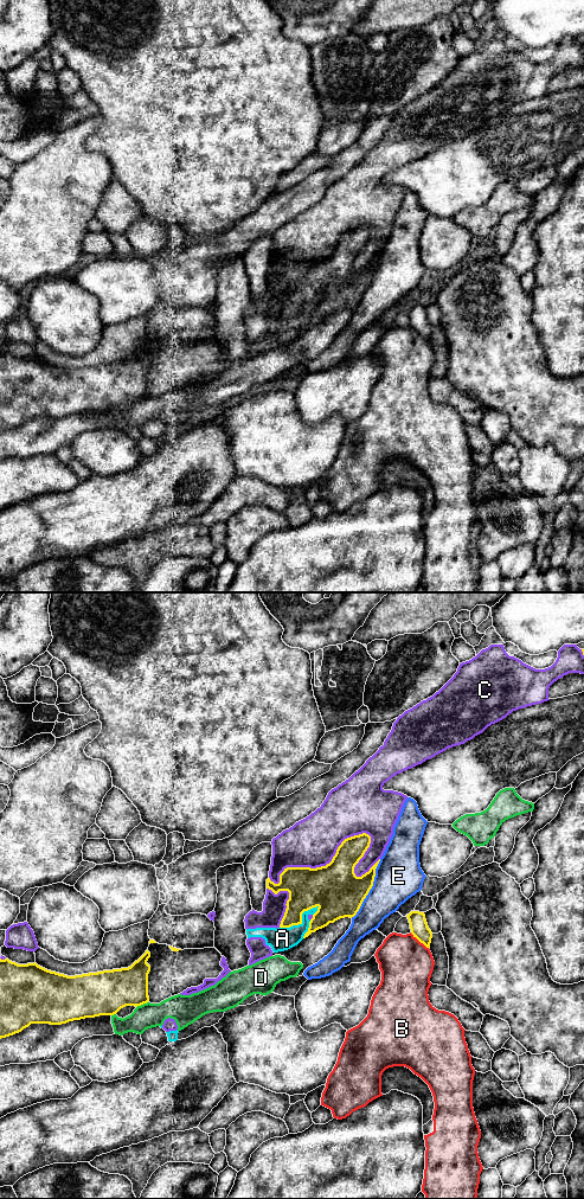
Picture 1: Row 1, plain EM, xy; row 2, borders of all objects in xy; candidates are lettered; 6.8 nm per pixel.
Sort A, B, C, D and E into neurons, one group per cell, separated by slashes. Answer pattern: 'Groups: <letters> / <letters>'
Groups: A C / B / D / E

